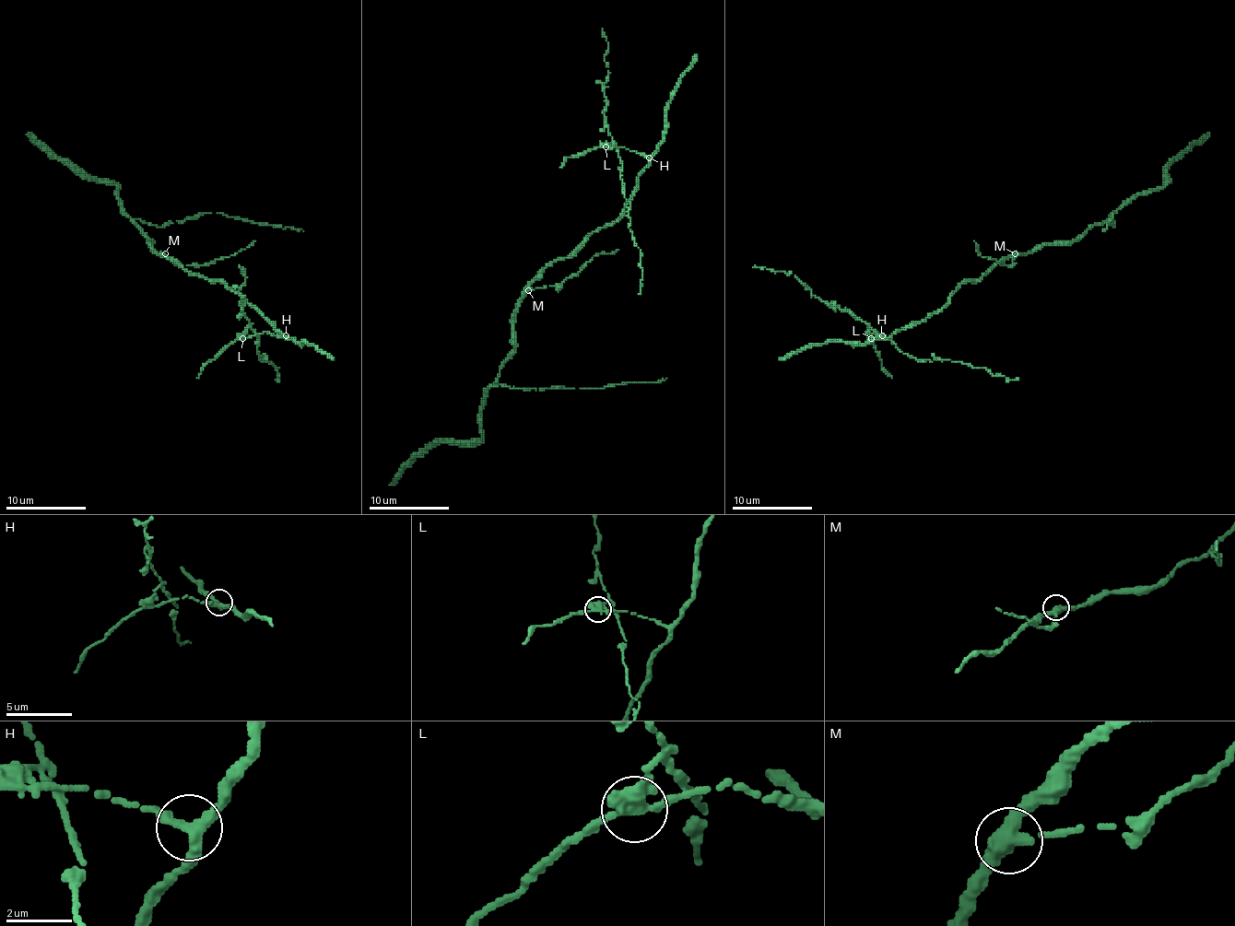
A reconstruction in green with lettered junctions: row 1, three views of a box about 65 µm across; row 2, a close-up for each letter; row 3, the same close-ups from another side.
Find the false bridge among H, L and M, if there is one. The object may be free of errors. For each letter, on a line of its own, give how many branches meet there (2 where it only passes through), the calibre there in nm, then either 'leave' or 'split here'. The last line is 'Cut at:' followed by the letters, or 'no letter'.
H: 3 | 320 nm | leave
L: 3 | 380 nm | split here
M: 3 | 360 nm | leave
Cut at: L

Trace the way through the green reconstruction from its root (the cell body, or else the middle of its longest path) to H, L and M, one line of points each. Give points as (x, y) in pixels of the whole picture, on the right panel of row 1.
H: (982, 277), (966, 279), (940, 311), (918, 323), (896, 330), (888, 337), (882, 335)
L: (982, 277), (966, 279), (940, 311), (922, 322), (896, 330), (888, 337), (879, 337), (874, 332), (872, 337)
M: (982, 277), (994, 265), (1002, 263), (1015, 253)

